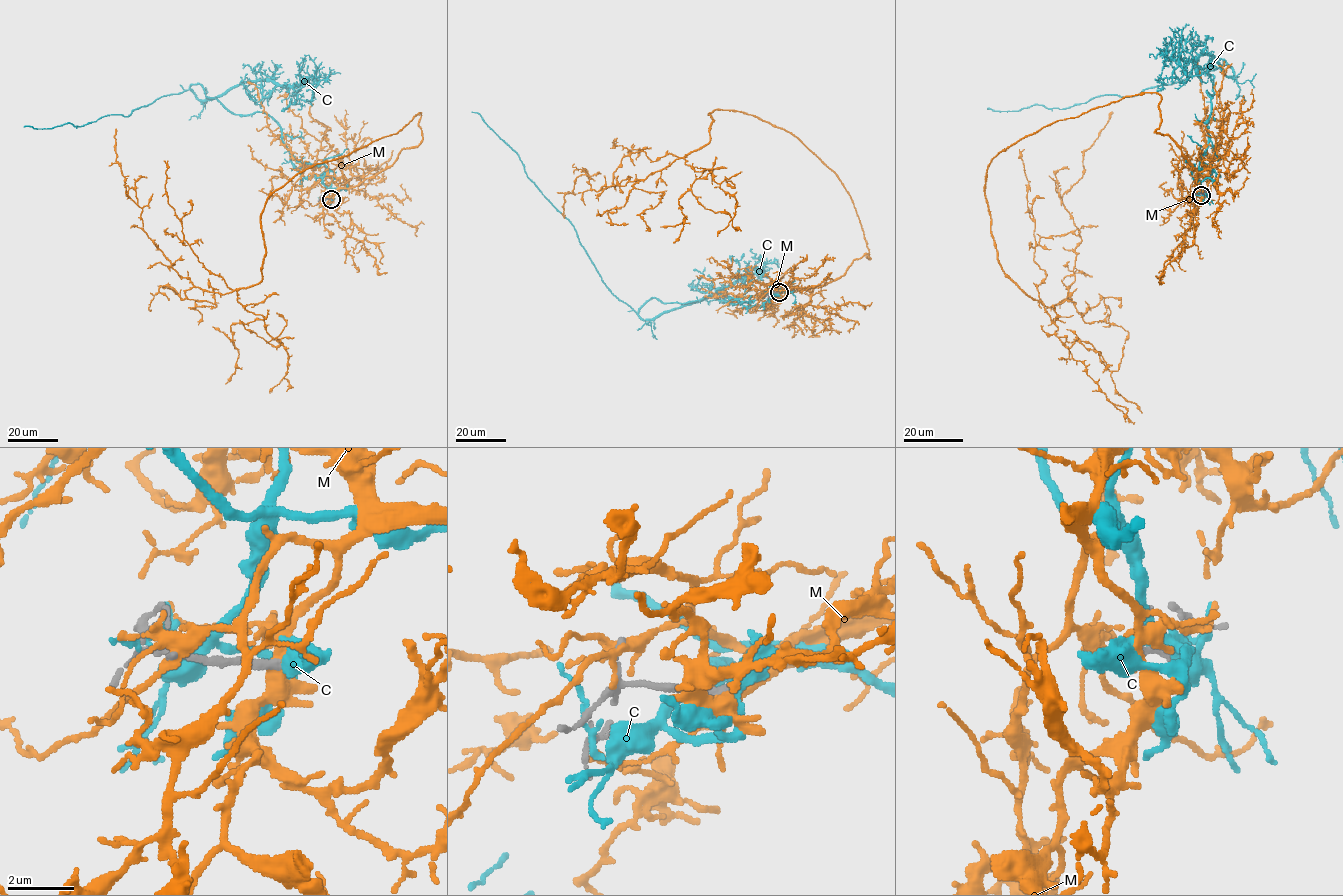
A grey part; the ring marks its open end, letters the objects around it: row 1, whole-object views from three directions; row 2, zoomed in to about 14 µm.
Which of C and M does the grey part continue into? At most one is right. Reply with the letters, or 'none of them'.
none of them

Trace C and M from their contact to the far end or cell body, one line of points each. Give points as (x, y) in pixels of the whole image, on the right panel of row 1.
C: (1200, 195), (1214, 93), (1207, 63), (1220, 59), (1225, 65), (1129, 96), (987, 109)
M: (1201, 195), (1156, 93), (1026, 135), (985, 196), (1028, 296), (1067, 298), (1062, 196), (1111, 111)

